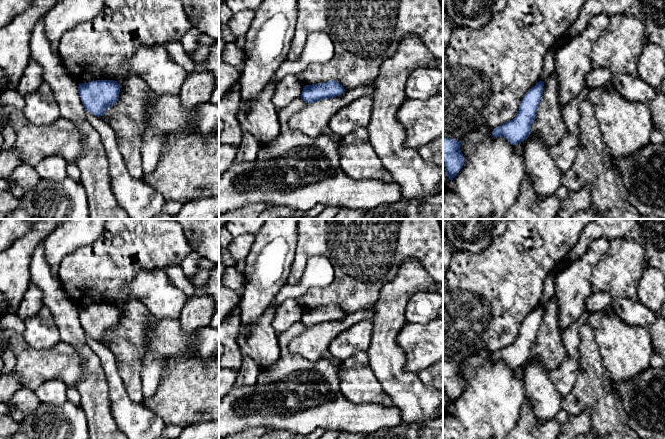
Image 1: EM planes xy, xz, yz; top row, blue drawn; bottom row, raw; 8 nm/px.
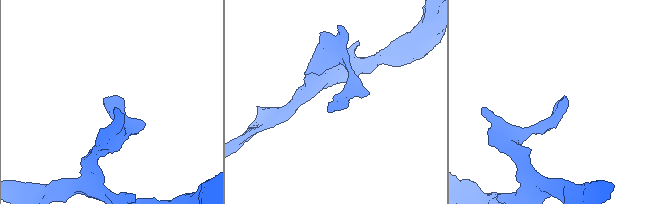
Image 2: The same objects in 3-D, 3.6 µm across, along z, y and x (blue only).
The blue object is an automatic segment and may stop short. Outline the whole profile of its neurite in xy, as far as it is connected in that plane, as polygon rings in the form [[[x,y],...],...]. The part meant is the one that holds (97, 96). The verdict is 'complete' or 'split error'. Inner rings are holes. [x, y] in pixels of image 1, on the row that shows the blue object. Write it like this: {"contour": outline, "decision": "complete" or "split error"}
{"contour": [[[96,80],[79,84],[78,91],[85,109],[99,117],[118,101],[120,85],[113,80]]], "decision": "complete"}

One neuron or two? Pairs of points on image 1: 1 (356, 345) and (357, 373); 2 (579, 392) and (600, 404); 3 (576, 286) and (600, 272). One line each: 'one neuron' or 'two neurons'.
1: two neurons
2: one neuron
3: two neurons

